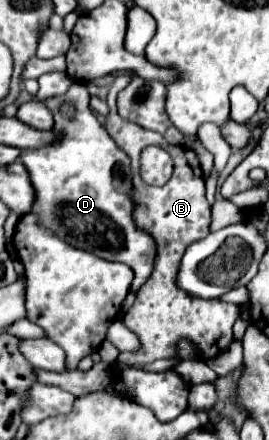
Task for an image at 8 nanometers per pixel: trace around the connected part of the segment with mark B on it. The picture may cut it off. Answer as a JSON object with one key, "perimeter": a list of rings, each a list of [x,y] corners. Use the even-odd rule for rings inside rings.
{"perimeter":[[[131,74],[119,75],[113,81],[113,85],[109,87],[109,93],[107,93],[109,115],[105,117],[105,131],[131,157],[131,171],[133,171],[133,197],[131,197],[131,201],[135,203],[137,209],[141,207],[141,221],[137,221],[137,225],[155,239],[157,255],[155,255],[155,267],[153,267],[151,277],[141,285],[135,303],[131,305],[131,309],[123,317],[125,327],[131,329],[141,339],[141,351],[139,353],[121,353],[117,357],[117,361],[121,361],[129,367],[139,367],[139,365],[153,363],[157,359],[175,357],[173,347],[183,337],[197,345],[203,359],[215,357],[217,353],[223,353],[229,347],[229,343],[233,341],[231,329],[233,329],[233,323],[241,315],[241,307],[231,305],[231,303],[221,303],[221,301],[205,301],[205,299],[189,297],[181,289],[177,289],[177,285],[175,285],[177,265],[181,263],[185,249],[193,241],[199,241],[201,237],[209,235],[211,205],[205,197],[203,171],[199,169],[197,157],[189,149],[169,147],[159,133],[147,131],[147,129],[143,129],[135,123],[129,123],[117,115],[115,97],[119,93],[119,89],[126,87],[130,81]],[[147,145],[167,147],[167,151],[173,159],[173,165],[175,165],[173,177],[163,187],[145,185],[139,177],[139,153]]]}

